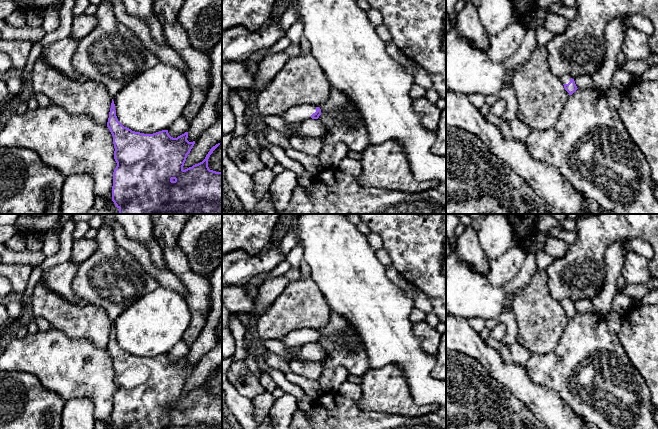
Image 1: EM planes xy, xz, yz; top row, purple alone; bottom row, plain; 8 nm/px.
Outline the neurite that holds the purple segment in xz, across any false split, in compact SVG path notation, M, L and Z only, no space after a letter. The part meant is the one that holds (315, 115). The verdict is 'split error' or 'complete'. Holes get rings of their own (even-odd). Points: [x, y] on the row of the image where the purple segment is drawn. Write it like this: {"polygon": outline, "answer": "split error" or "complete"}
{"polygon": "M298 105L287 110L282 117L286 123L302 122L307 119L318 119L321 115L321 109L314 105Z", "answer": "split error"}

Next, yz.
{"polygon": "M569 74L563 75L560 80L569 95L572 95L578 89L575 84L574 78L572 78Z", "answer": "split error"}

